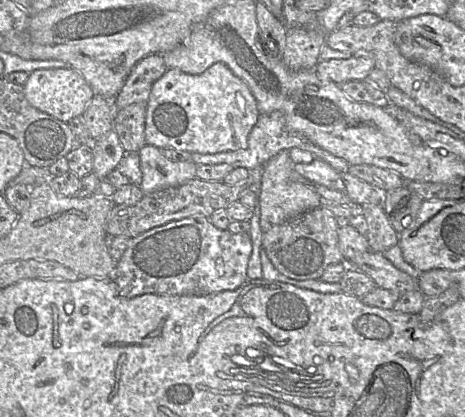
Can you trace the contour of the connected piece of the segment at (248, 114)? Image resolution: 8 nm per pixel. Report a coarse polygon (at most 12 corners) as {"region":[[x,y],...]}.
{"region":[[224,63],[168,68],[145,141],[214,154],[247,147],[259,115]]}

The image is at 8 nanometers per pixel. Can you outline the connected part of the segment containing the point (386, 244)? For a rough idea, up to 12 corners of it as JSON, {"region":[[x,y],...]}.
{"region":[[382,203],[361,205],[370,250],[398,245]]}

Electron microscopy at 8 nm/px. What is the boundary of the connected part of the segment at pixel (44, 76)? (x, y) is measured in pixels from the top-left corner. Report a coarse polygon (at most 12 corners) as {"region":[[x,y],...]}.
{"region":[[70,66],[35,70],[23,88],[31,106],[64,123],[95,95]]}

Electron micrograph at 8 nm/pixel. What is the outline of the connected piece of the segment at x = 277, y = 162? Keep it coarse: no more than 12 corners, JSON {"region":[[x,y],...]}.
{"region":[[282,150],[262,168],[258,202],[263,233],[317,208],[312,185],[292,179]]}

